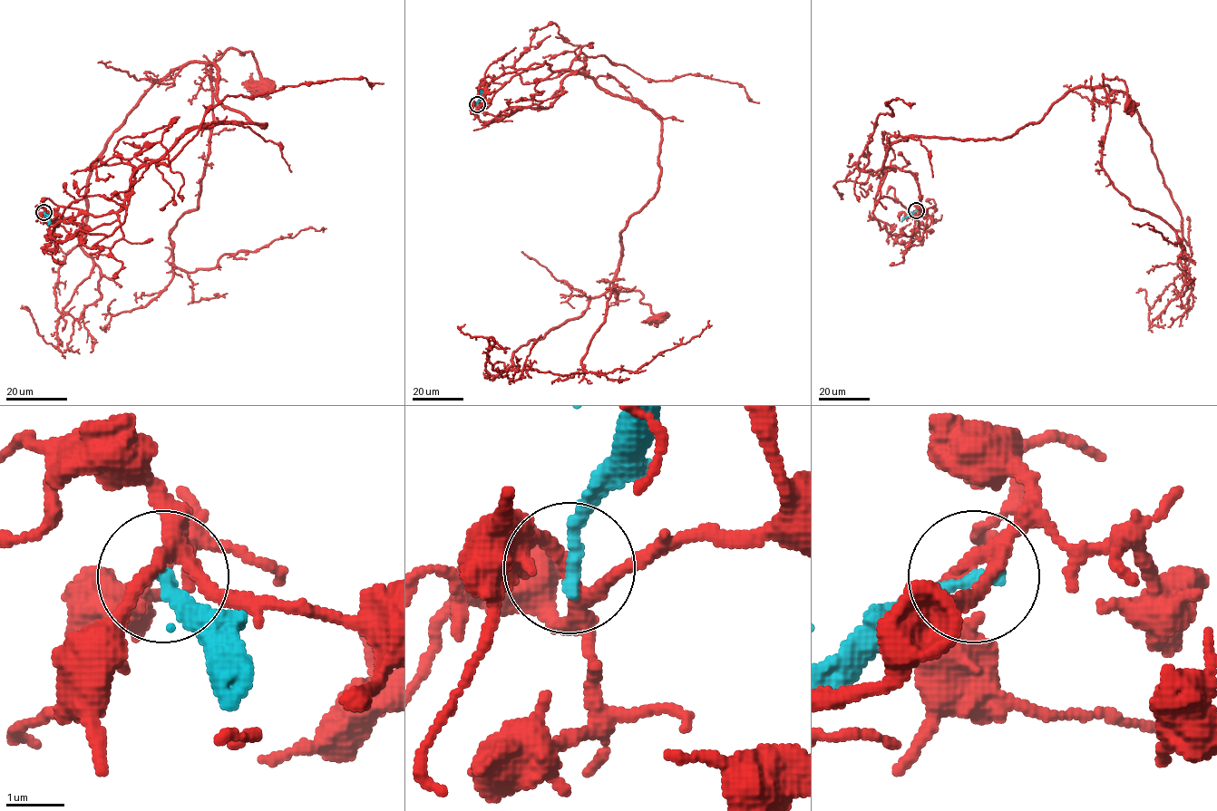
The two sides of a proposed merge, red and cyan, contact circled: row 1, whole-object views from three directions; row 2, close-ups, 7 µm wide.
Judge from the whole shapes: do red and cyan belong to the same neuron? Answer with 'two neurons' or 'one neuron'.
two neurons

